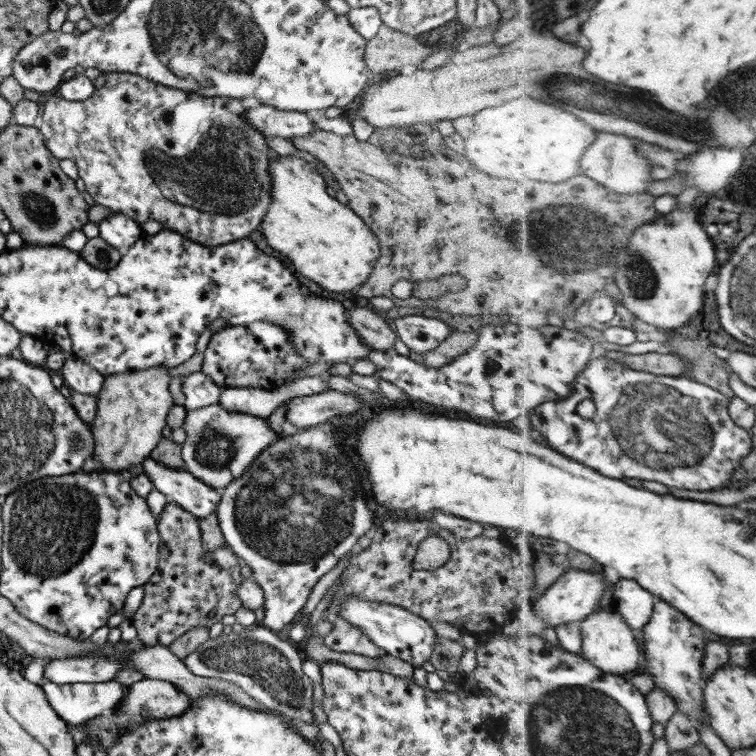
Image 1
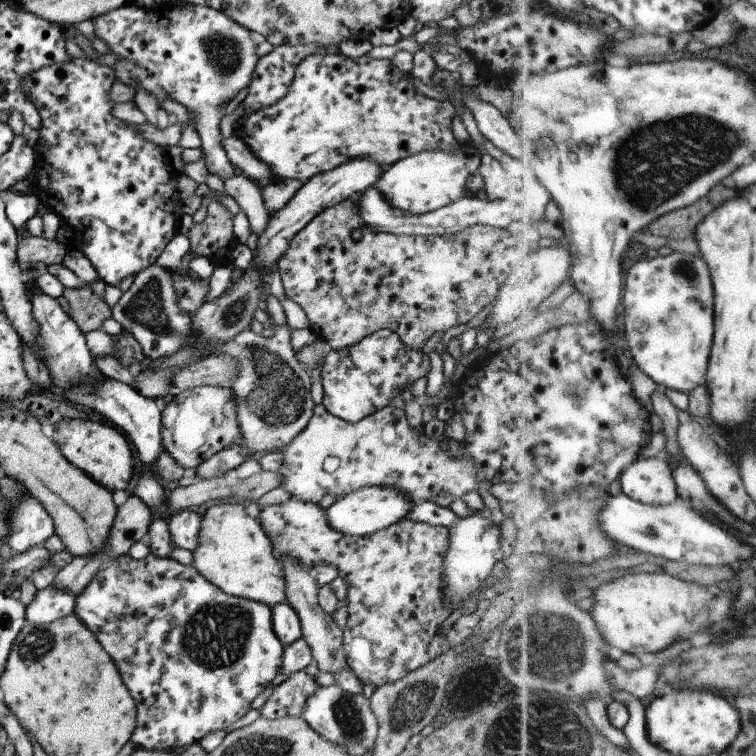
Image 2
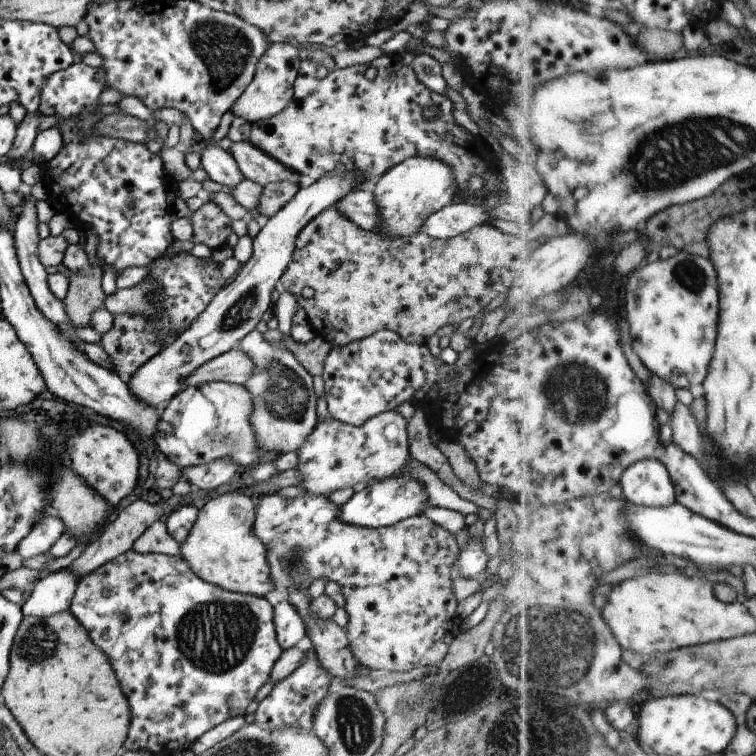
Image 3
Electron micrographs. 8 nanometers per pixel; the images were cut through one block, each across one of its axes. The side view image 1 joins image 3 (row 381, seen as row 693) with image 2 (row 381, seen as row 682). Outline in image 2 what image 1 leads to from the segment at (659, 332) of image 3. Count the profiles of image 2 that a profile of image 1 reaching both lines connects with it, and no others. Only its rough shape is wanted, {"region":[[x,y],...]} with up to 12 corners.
{"region":[[704,257],[629,265],[626,340],[659,386],[706,384],[716,290]]}

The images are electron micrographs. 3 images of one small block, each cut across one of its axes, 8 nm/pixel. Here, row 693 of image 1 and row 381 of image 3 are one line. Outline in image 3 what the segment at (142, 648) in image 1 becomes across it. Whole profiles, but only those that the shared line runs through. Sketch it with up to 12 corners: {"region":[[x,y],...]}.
{"region":[[234,348],[202,364],[184,382],[243,385],[254,360]]}

